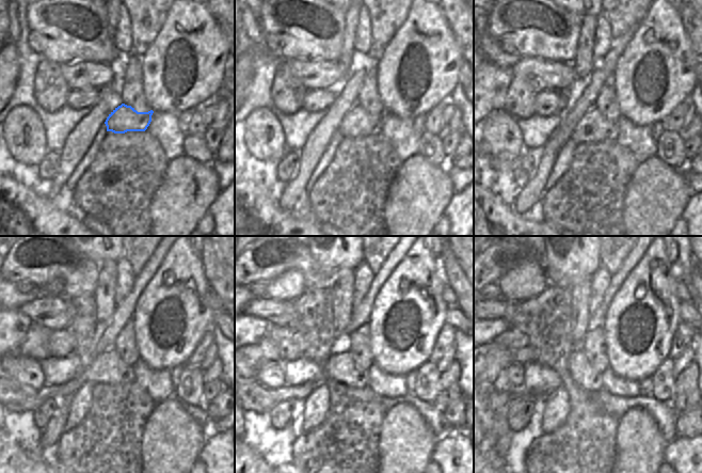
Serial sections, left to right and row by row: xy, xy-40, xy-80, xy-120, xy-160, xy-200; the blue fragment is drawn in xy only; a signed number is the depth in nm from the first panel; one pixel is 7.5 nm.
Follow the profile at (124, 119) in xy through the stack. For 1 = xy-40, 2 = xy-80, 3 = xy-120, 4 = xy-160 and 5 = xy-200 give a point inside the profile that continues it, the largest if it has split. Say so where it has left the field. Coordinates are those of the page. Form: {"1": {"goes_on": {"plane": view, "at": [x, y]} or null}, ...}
{"1": {"goes_on": {"plane": "xy-40", "at": [357, 123]}}, "2": {"goes_on": {"plane": "xy-80", "at": [593, 127]}}, "3": {"goes_on": {"plane": "xy-120", "at": [108, 367]}}, "4": {"goes_on": {"plane": "xy-160", "at": [340, 367]}}, "5": {"goes_on": {"plane": "xy-200", "at": [580, 369]}}}

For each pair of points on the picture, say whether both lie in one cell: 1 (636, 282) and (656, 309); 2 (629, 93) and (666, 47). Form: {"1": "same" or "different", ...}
{"1": "same", "2": "same"}

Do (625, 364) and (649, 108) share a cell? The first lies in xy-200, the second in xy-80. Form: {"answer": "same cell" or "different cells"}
{"answer": "same cell"}

